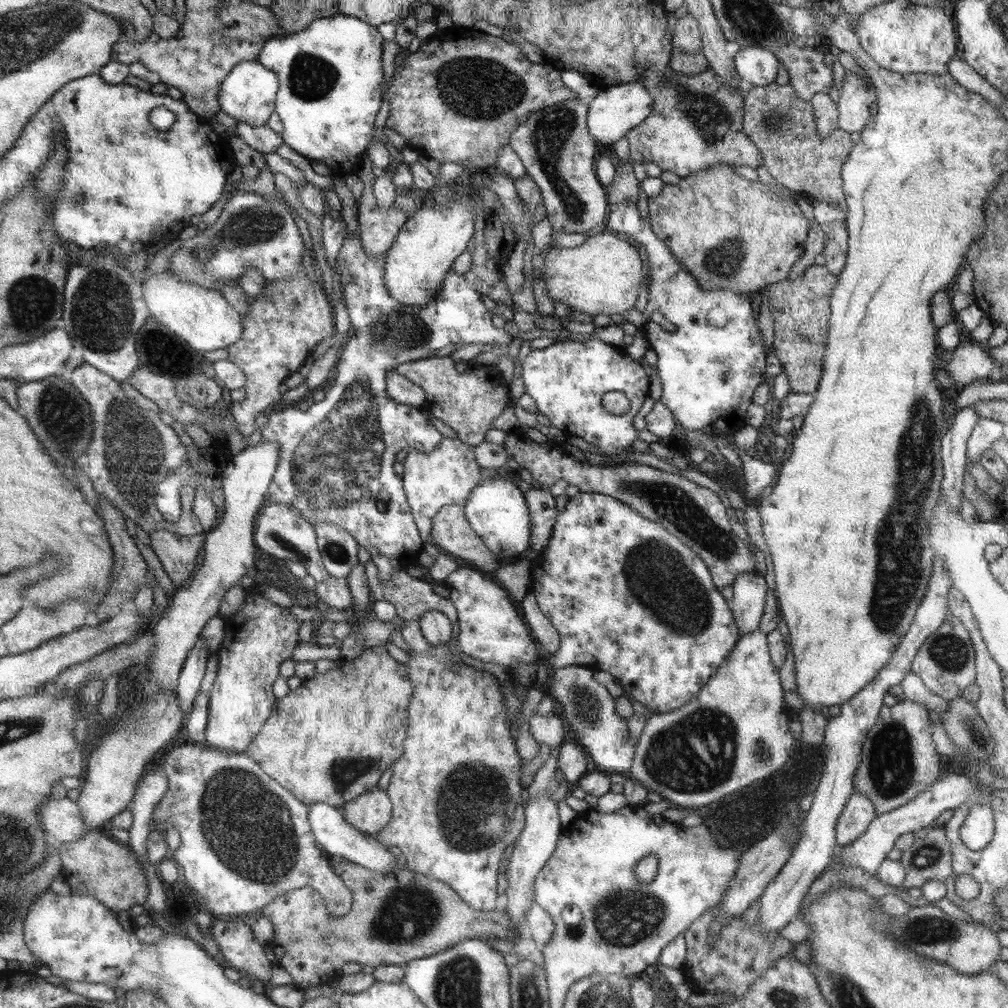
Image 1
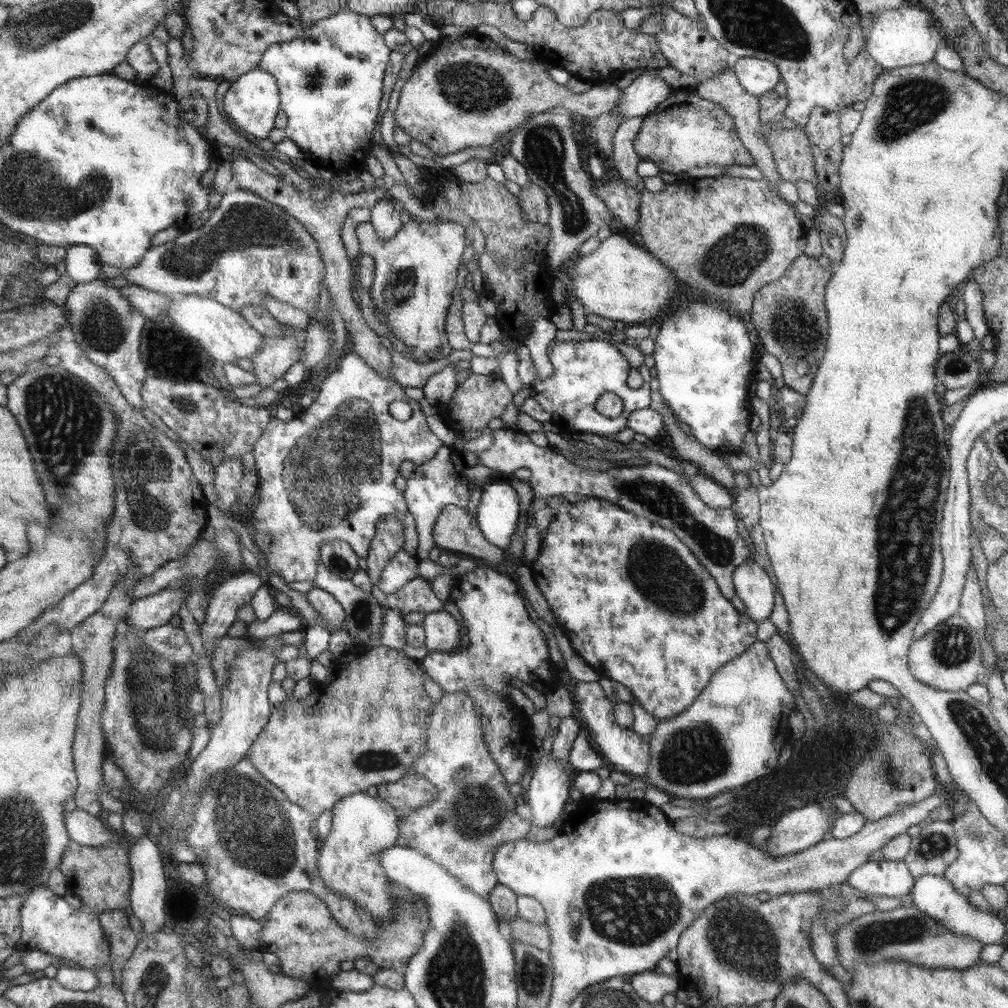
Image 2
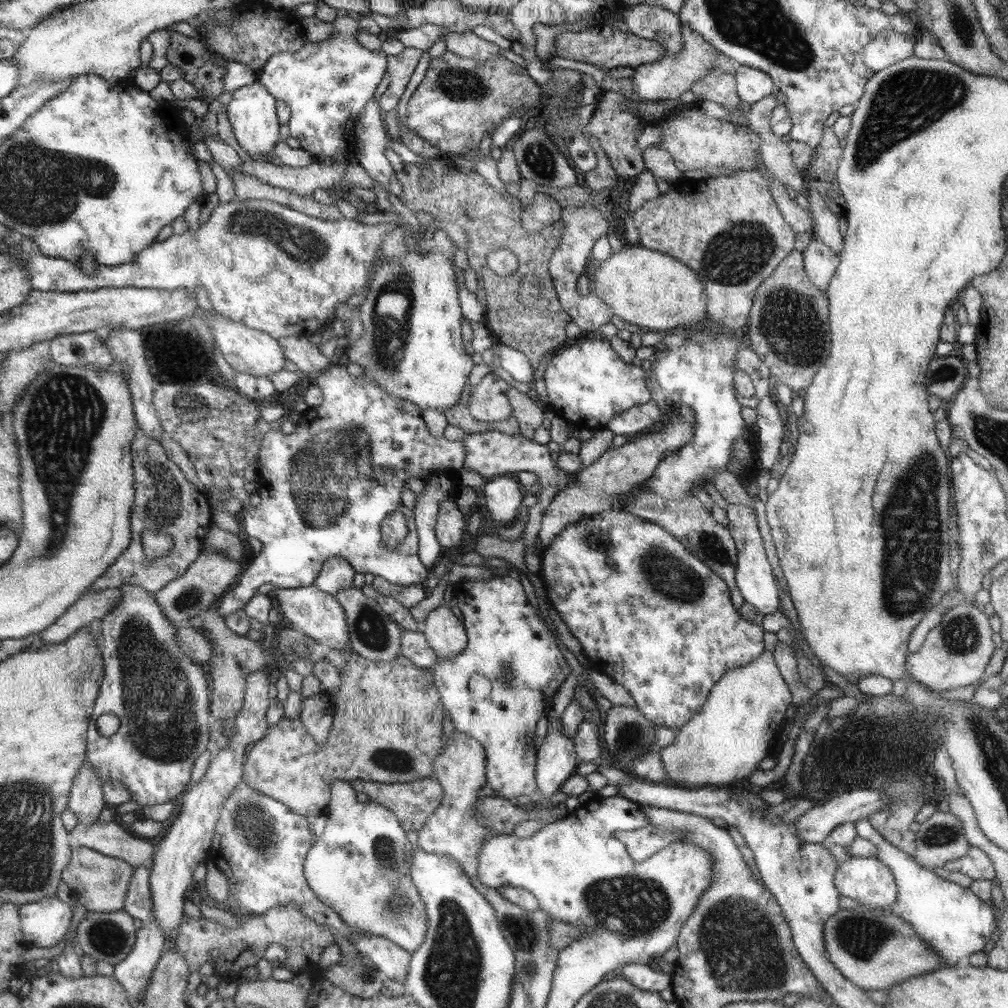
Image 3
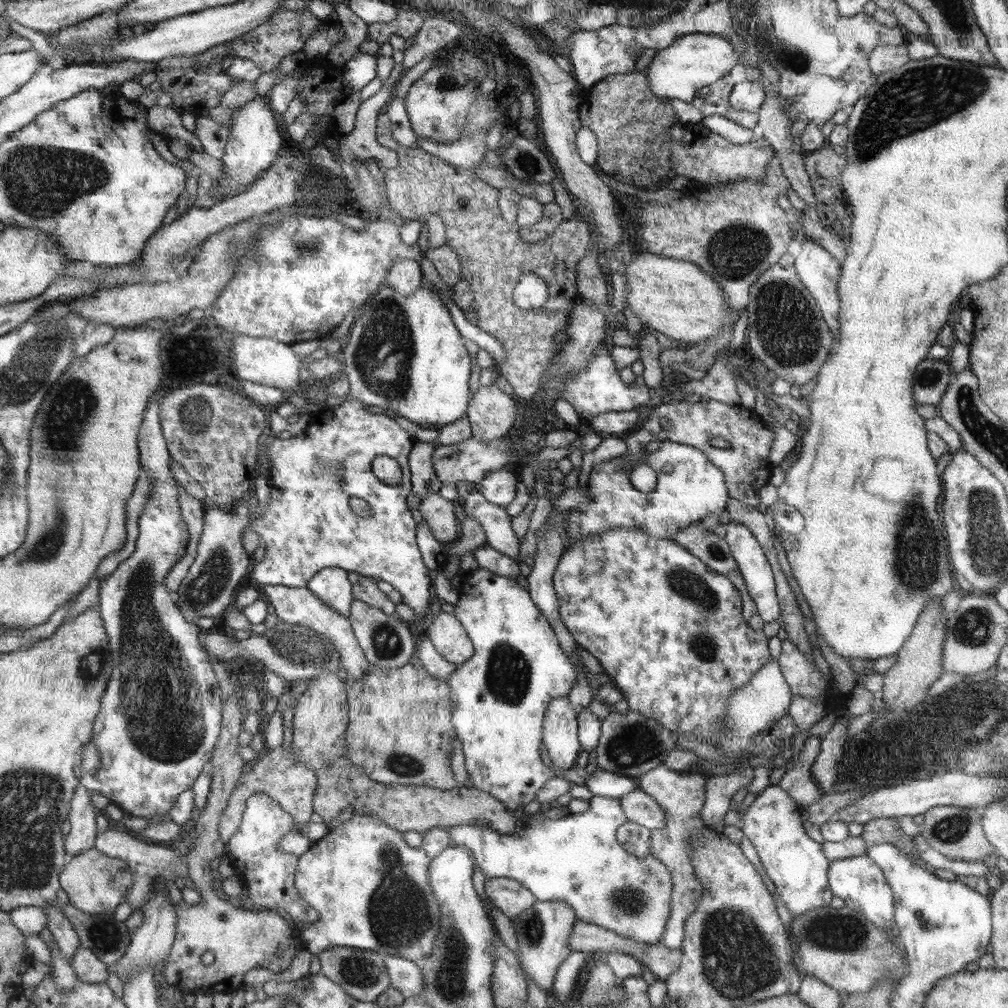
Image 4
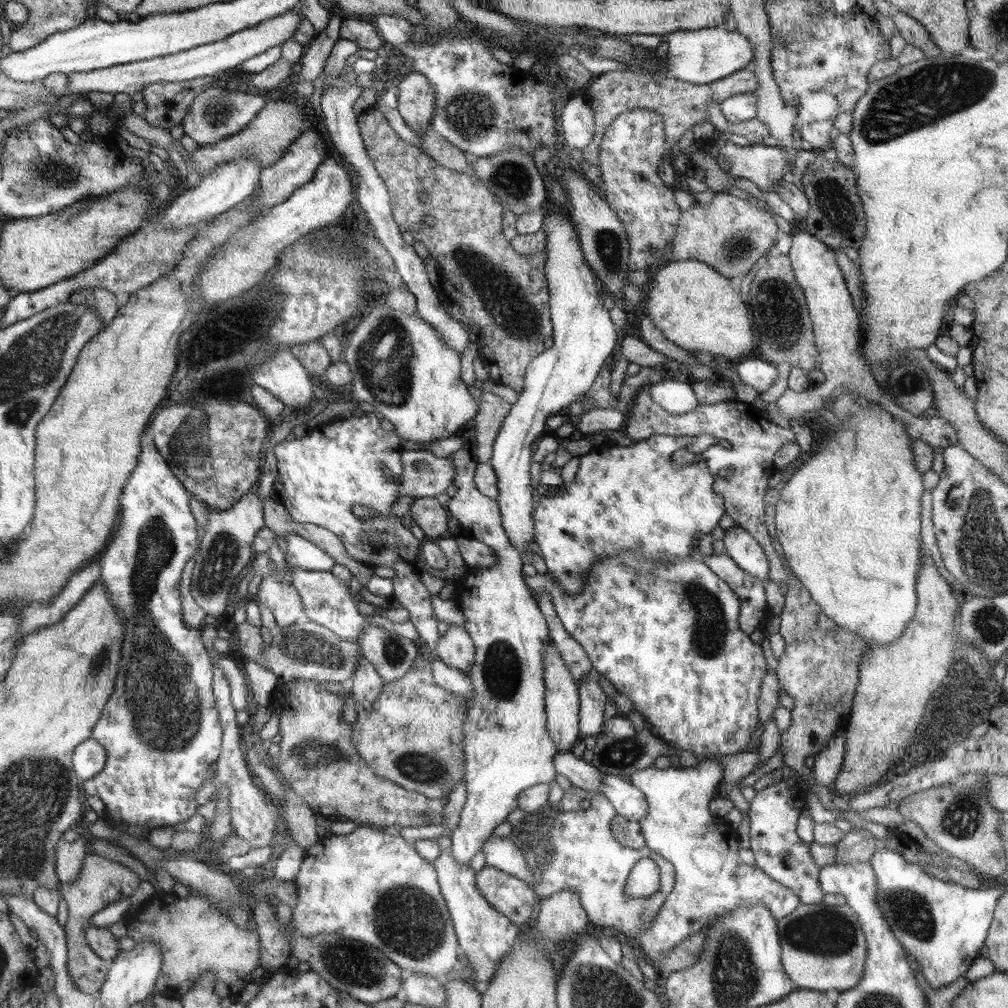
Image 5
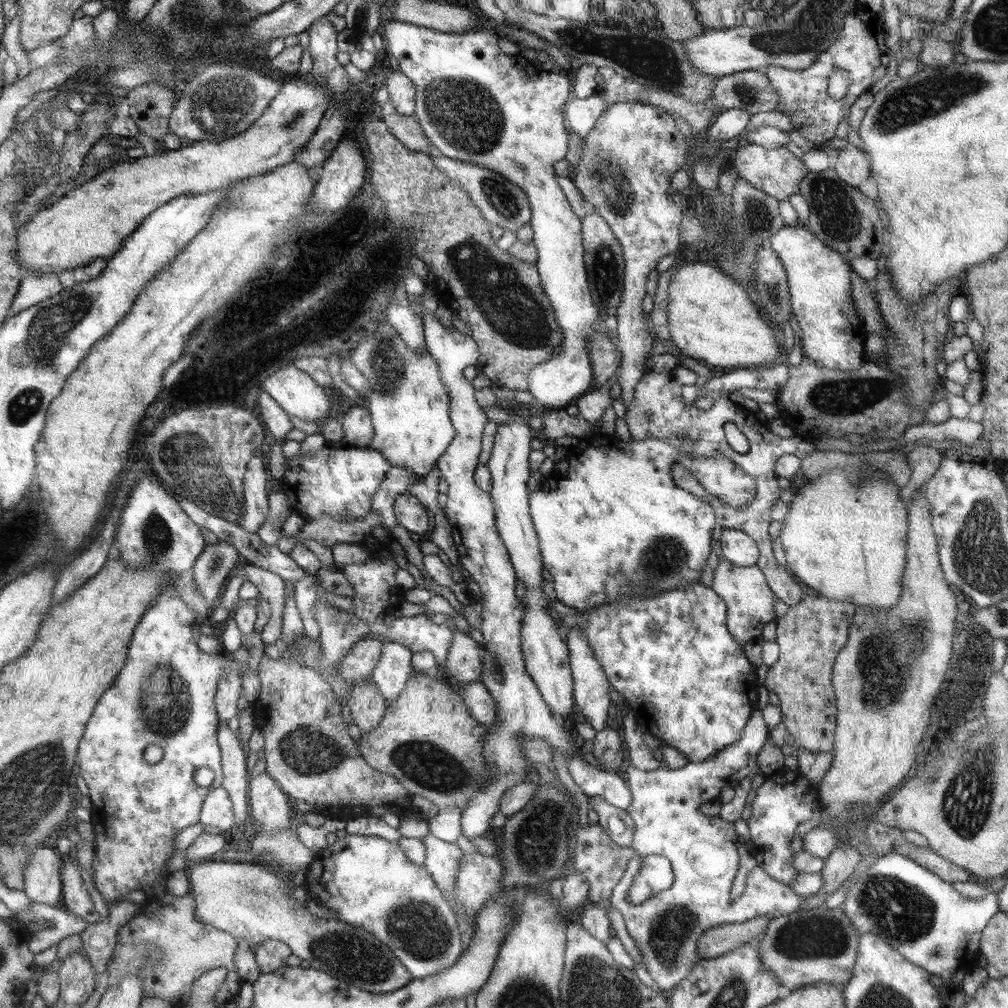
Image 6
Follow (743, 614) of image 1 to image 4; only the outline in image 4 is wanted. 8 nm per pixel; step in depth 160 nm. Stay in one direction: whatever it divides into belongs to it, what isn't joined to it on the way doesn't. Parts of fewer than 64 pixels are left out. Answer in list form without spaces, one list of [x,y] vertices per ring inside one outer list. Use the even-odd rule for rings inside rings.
[[[730,521],[726,528],[726,542],[729,544],[731,553],[740,569],[740,574],[746,583],[746,590],[752,601],[755,603],[758,616],[762,617],[764,622],[778,620],[781,615],[781,609],[775,592],[775,578],[770,563],[768,562],[765,550],[760,546],[756,536],[744,525]]]

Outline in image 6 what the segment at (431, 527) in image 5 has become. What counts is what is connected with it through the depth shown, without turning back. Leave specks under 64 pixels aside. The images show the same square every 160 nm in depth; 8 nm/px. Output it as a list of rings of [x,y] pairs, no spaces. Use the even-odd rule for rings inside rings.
[[[400,494],[394,502],[394,514],[397,524],[404,527],[410,533],[416,533],[424,537],[424,532],[428,532],[428,512],[426,508],[418,502],[411,494]]]

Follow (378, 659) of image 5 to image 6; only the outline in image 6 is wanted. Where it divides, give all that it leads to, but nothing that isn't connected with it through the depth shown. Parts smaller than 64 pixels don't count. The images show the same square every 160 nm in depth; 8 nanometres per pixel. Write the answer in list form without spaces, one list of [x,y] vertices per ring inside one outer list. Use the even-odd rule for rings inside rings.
[[[388,640],[382,645],[381,655],[373,668],[371,680],[382,690],[385,705],[406,688],[413,671],[414,653],[402,644]]]

